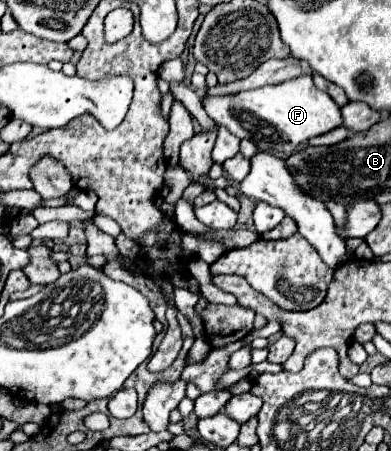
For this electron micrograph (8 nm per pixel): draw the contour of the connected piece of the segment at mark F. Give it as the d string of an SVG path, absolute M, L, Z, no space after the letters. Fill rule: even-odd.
M300 75L280 85L262 87L254 91L242 91L230 97L206 97L202 99L206 113L232 135L250 139L260 151L290 155L300 143L328 133L342 125L340 107L330 99L328 93L316 89L312 75Z

